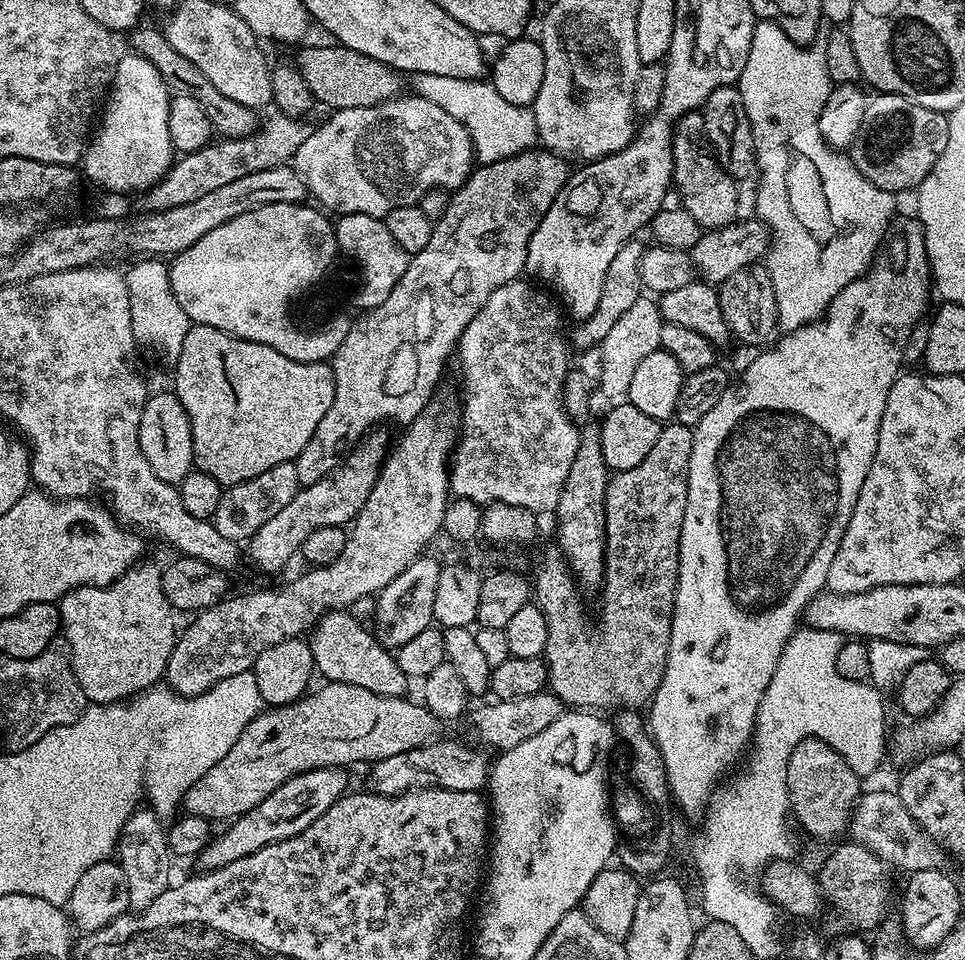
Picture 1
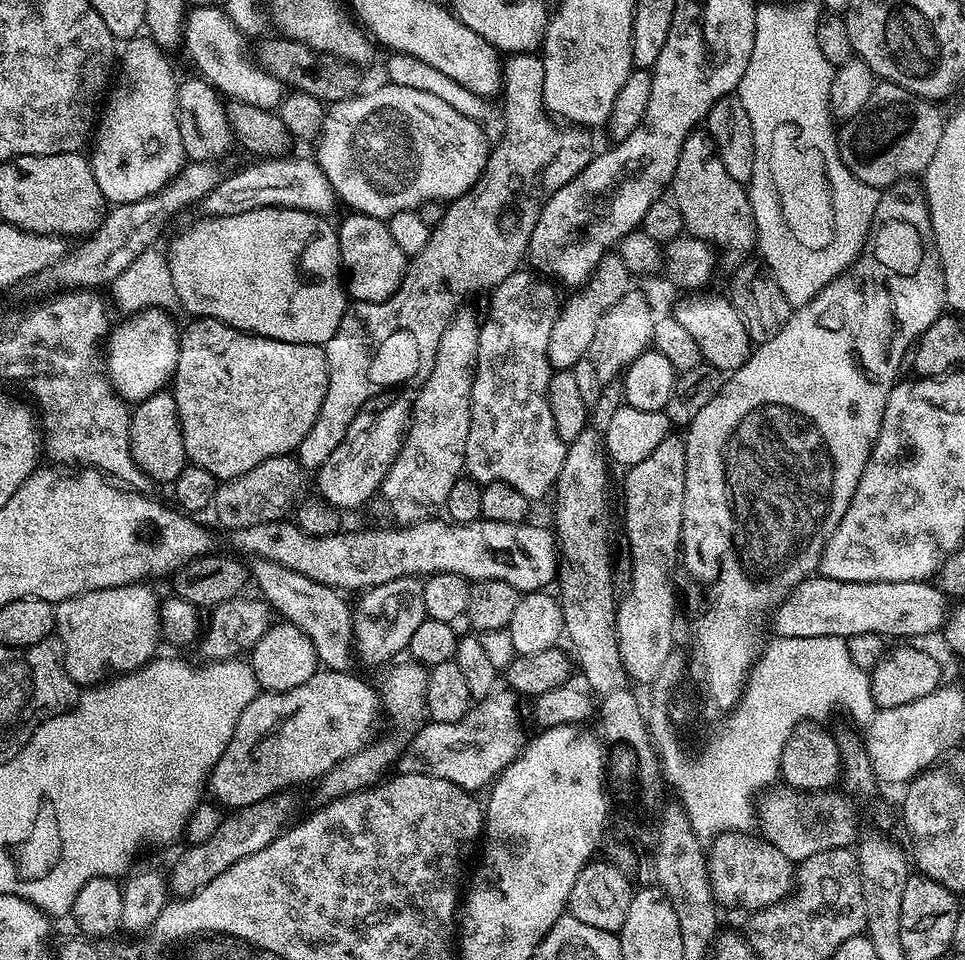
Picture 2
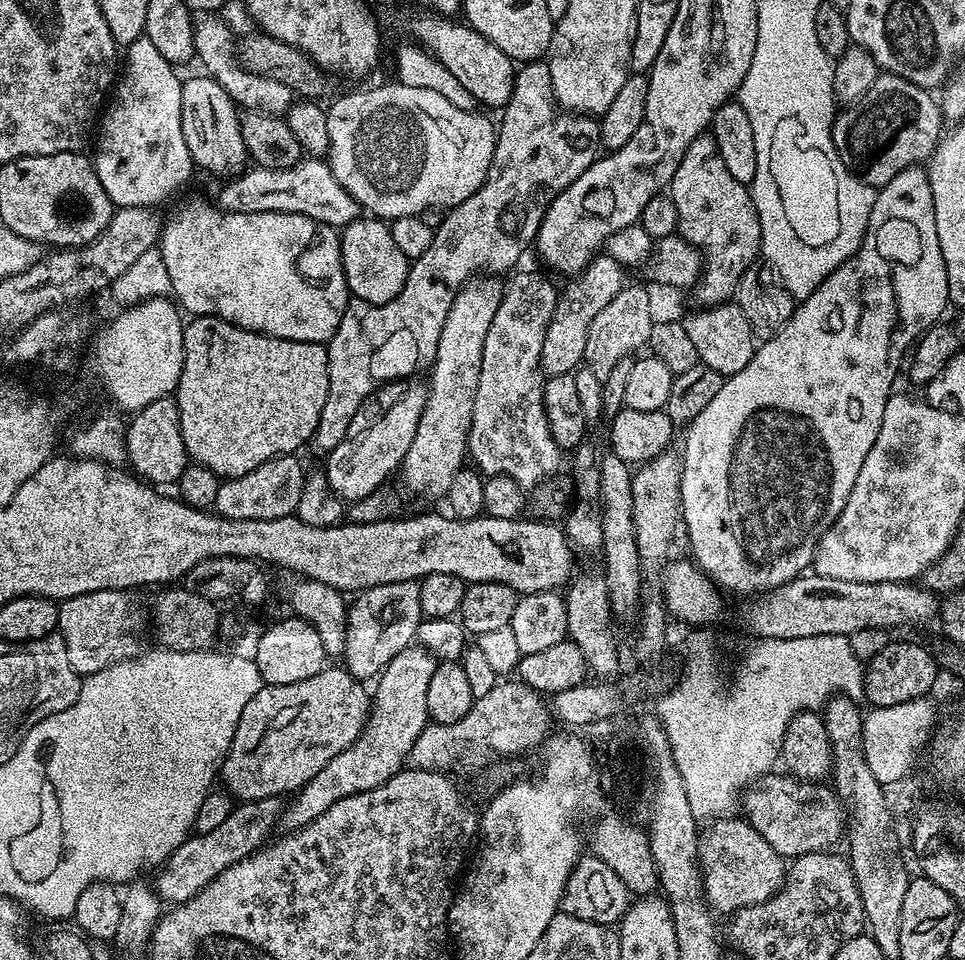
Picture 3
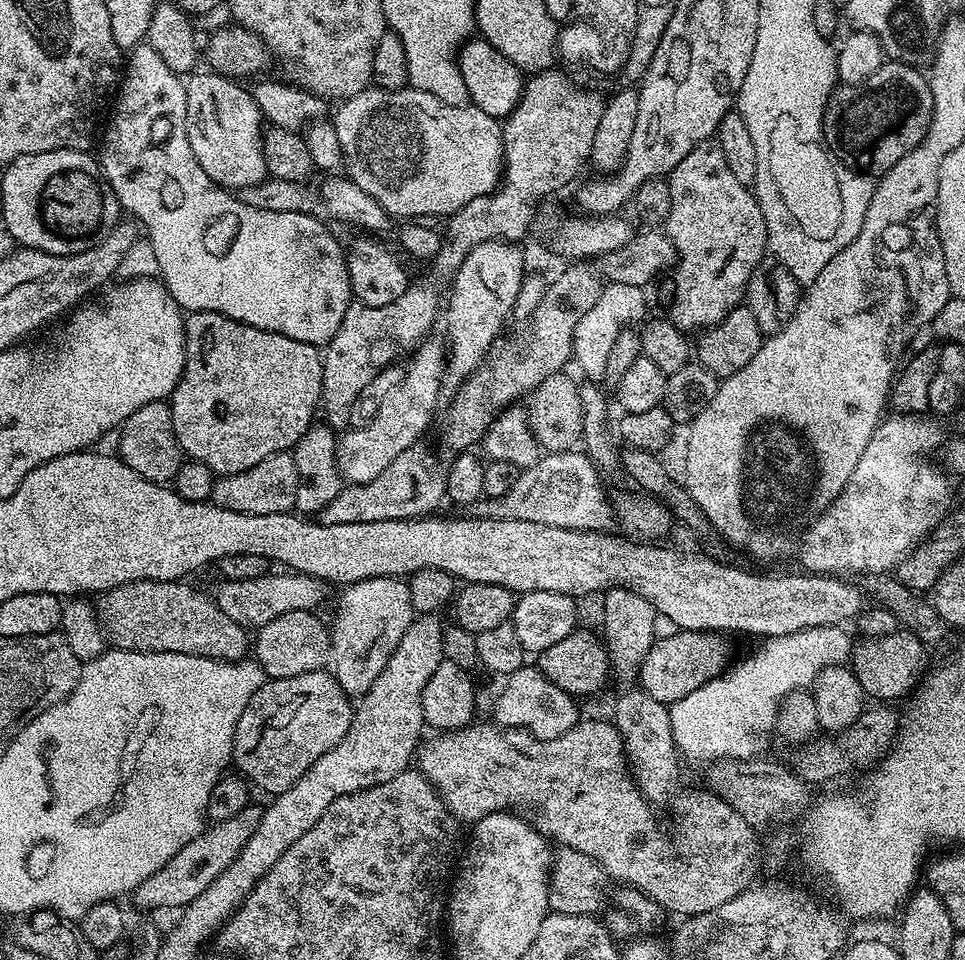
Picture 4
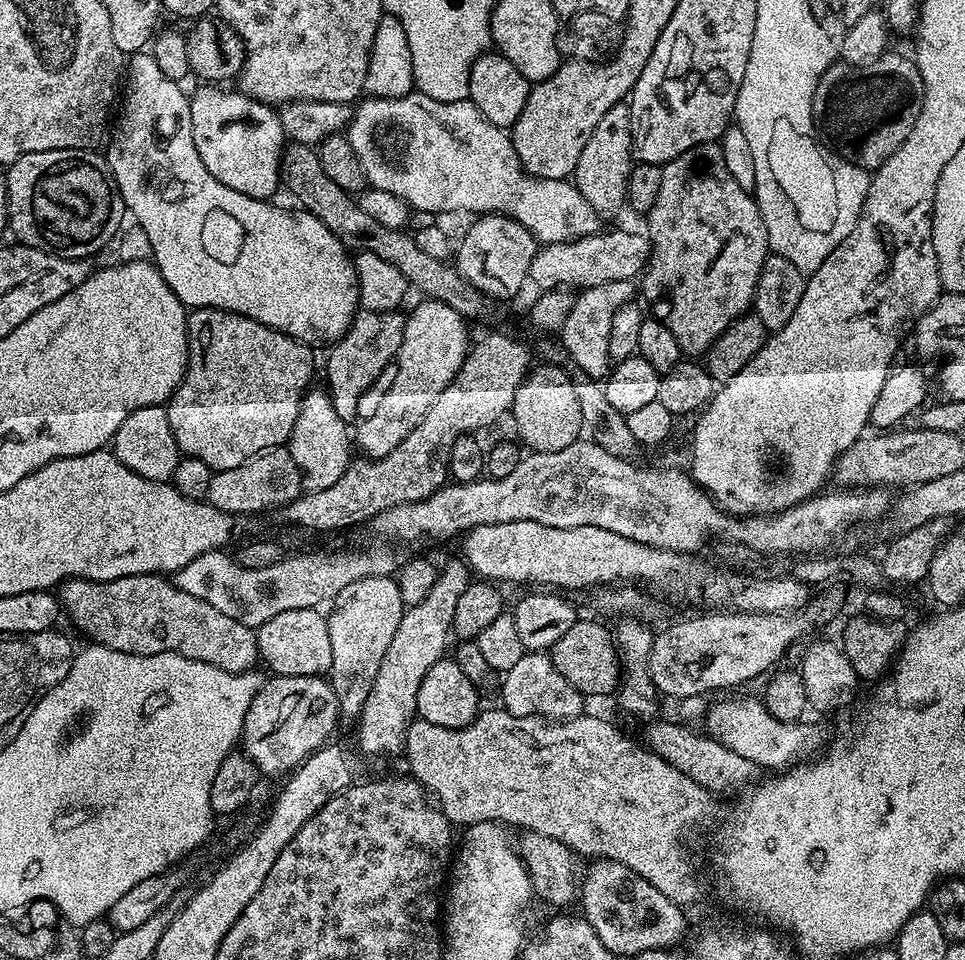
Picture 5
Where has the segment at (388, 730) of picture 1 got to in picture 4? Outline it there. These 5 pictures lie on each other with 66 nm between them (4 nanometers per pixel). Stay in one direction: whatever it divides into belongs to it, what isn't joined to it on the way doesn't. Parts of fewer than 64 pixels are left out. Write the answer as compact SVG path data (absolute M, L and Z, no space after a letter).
M331 671L298 674L294 678L268 678L246 702L232 743L235 771L253 789L279 794L285 792L326 750L334 750L352 725L354 704Z

